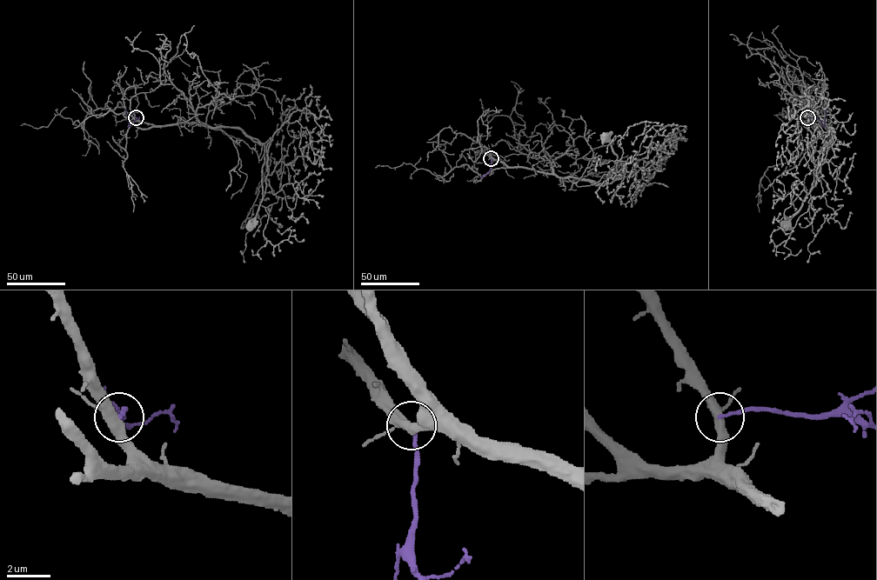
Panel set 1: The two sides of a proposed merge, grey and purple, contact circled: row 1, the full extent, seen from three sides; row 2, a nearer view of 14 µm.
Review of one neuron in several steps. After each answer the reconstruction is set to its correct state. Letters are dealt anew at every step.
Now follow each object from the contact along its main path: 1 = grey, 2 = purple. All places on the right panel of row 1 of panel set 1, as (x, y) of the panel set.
1: (807, 117), (815, 125), (819, 123), (825, 125), (832, 132), (832, 139), (826, 145), (812, 190), (785, 226)
2: (807, 117), (819, 119), (824, 126), (826, 109)

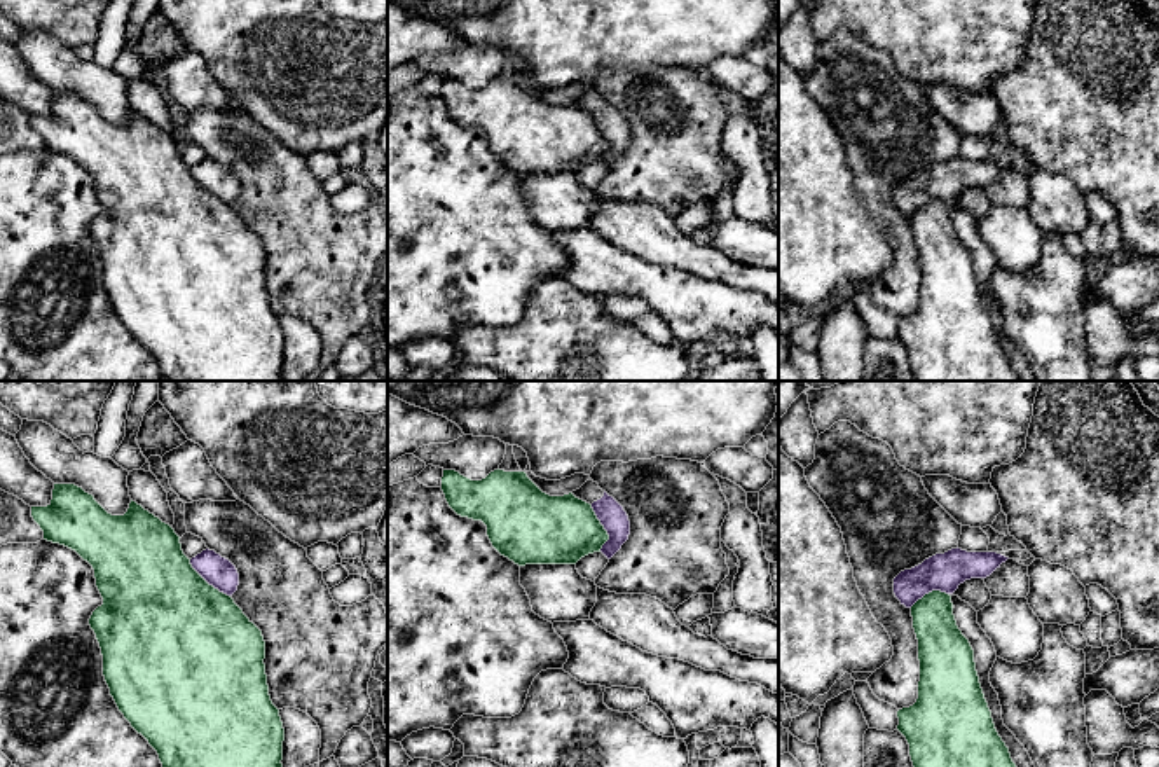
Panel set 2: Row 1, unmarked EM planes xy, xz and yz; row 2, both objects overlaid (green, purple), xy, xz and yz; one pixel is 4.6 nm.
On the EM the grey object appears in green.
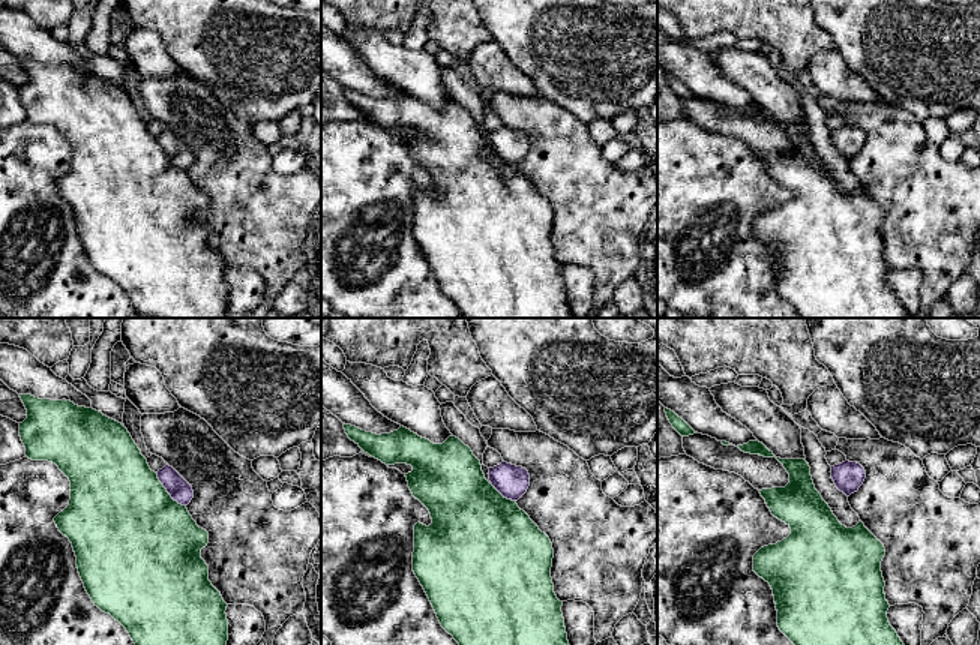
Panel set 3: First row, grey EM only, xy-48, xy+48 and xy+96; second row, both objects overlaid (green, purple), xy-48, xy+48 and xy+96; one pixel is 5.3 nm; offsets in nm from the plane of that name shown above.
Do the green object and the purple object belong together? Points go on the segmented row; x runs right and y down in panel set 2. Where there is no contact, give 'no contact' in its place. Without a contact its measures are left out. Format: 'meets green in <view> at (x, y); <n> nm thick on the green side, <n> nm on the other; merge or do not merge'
meets green in xz at (603, 528); 320 nm thick on the green side, 120 nm on the other; do not merge

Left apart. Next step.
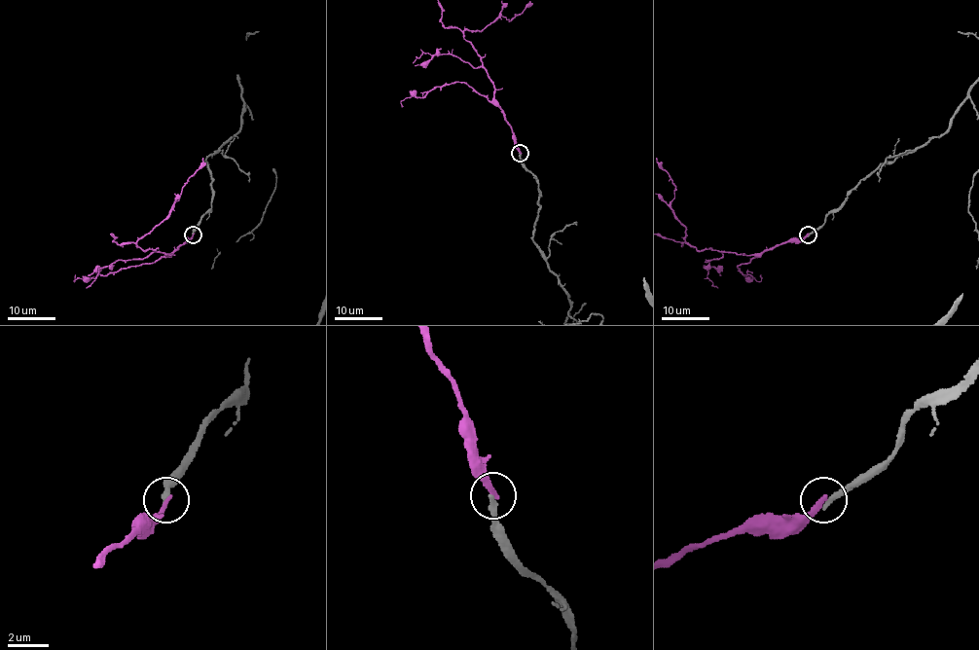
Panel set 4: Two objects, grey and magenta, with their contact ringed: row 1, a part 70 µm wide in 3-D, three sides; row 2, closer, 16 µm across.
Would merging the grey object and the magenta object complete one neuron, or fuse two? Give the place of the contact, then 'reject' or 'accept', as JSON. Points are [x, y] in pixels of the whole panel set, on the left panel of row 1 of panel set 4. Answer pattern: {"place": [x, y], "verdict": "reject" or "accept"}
{"place": [193, 234], "verdict": "reject"}

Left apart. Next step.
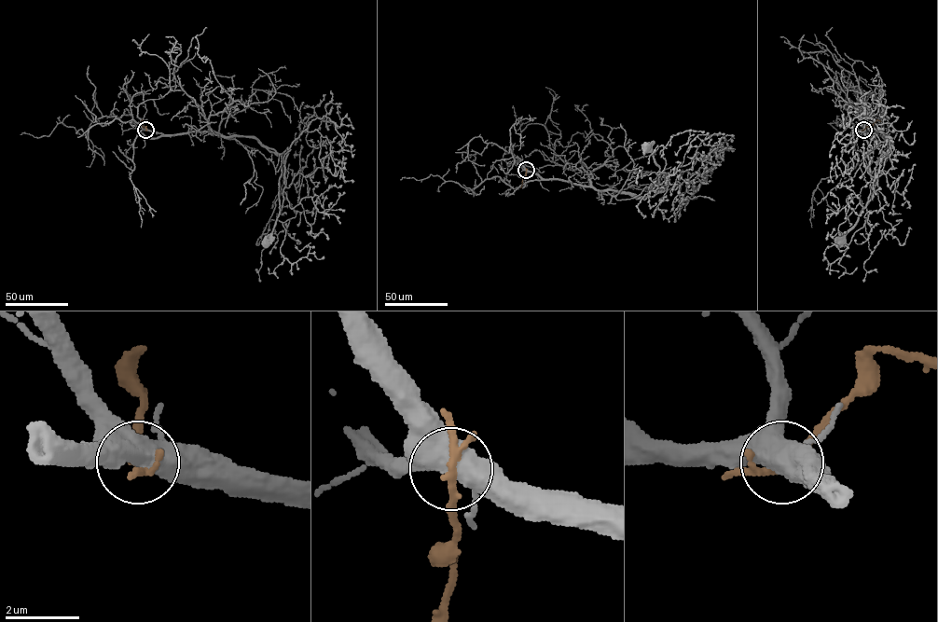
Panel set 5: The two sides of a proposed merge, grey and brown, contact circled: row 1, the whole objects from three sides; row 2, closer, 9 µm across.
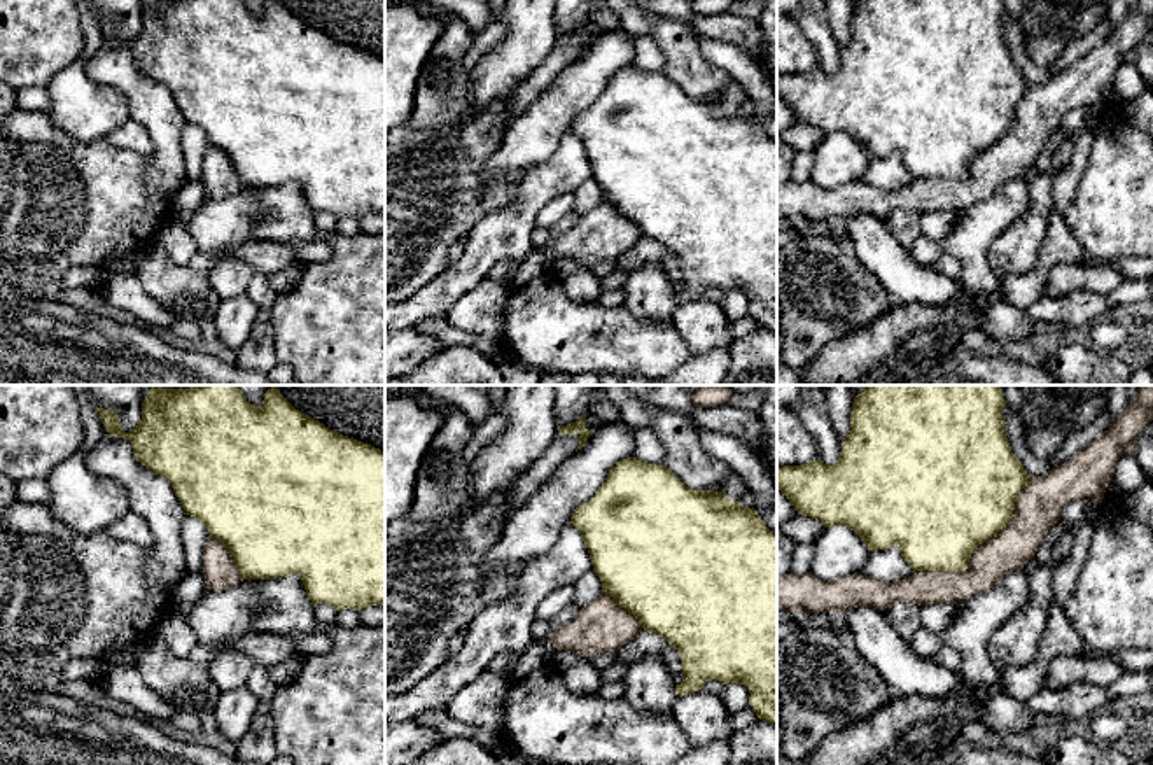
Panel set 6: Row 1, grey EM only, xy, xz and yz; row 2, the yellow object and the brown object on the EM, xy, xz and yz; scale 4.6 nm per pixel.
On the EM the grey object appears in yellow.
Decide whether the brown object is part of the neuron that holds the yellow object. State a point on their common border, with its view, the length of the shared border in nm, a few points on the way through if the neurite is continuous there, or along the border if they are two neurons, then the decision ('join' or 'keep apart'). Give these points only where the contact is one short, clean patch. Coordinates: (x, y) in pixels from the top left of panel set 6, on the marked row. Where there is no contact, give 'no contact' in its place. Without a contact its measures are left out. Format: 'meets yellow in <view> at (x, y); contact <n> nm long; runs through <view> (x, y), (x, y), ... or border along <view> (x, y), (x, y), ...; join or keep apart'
meets yellow in yz at (977, 547); contact 700 nm long; keep apart

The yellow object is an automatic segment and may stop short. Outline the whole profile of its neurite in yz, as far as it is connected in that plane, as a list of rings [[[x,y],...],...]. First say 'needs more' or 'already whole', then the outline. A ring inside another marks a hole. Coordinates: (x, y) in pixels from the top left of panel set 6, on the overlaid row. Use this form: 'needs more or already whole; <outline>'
already whole; [[[866,385],[852,403],[850,432],[842,439],[840,459],[826,466],[819,457],[801,466],[777,466],[777,488],[793,502],[798,515],[817,518],[824,527],[842,523],[854,530],[871,551],[898,546],[913,571],[966,571],[971,553],[1011,520],[1020,490],[1029,474],[1011,452],[1004,434],[1004,394],[1001,385]]]

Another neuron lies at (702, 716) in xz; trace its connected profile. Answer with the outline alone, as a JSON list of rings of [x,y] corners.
[[[702,690],[679,697],[670,716],[686,733],[691,746],[705,746],[717,739],[728,740],[733,733],[731,716],[723,698]]]

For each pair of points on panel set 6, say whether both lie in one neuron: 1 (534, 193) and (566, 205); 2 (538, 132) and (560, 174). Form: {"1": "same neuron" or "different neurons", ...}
{"1": "different neurons", "2": "different neurons"}

